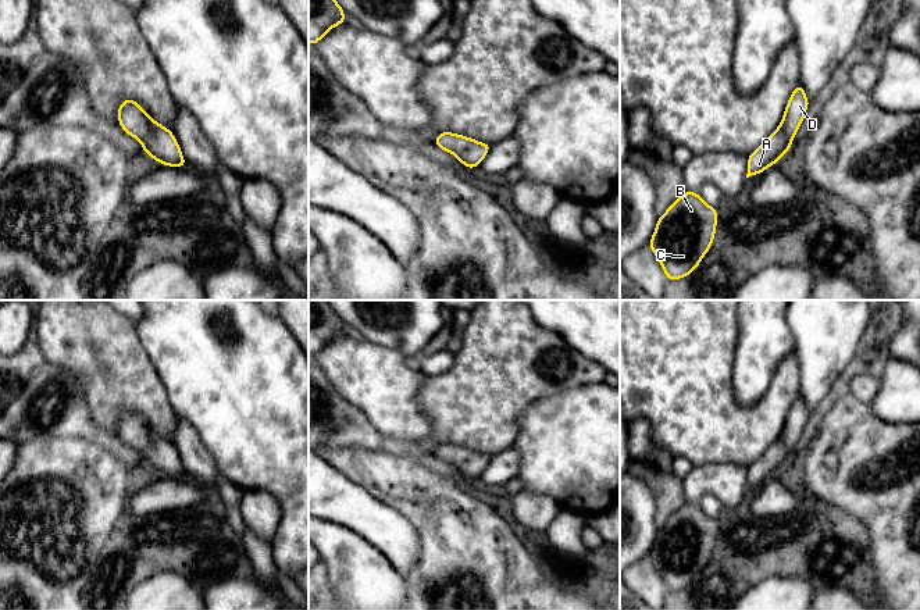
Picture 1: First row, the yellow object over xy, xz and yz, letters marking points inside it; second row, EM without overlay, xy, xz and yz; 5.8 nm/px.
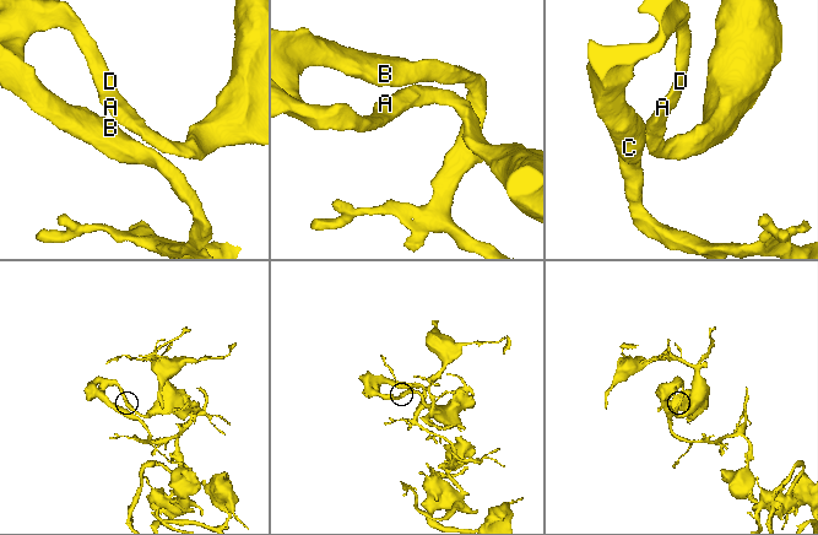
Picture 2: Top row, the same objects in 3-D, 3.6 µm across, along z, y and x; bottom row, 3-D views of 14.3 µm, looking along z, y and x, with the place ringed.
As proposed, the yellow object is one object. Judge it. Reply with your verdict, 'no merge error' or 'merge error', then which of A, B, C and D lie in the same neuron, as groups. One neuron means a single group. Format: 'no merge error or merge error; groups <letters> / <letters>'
no merge error; groups A B C D

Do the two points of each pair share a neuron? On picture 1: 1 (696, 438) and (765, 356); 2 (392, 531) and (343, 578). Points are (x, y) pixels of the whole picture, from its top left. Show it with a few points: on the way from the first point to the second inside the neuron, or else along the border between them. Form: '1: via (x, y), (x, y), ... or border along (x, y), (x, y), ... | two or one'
1: border along (734, 360), (733, 395), (741, 405), (753, 405) | two
2: border along (349, 528), (367, 539), (398, 571) | two

